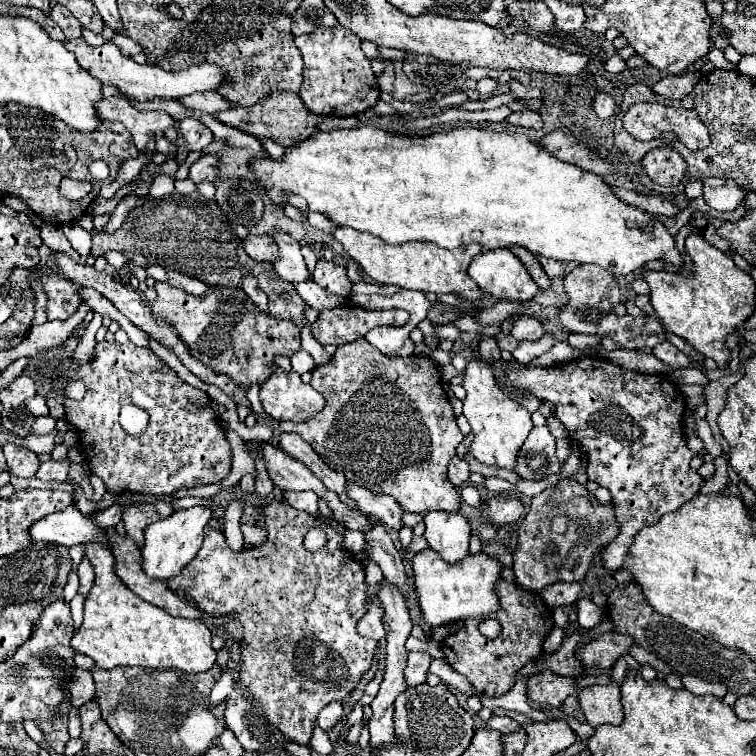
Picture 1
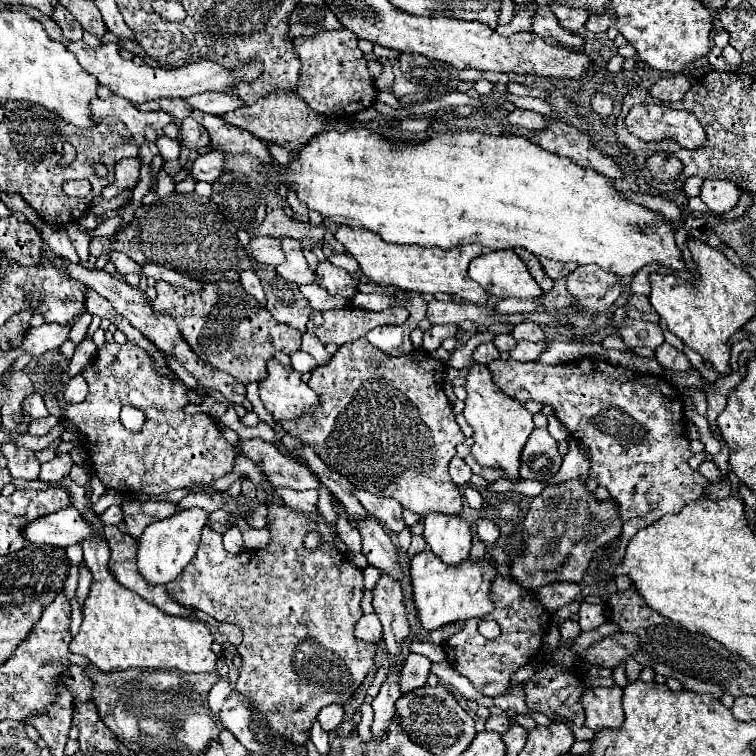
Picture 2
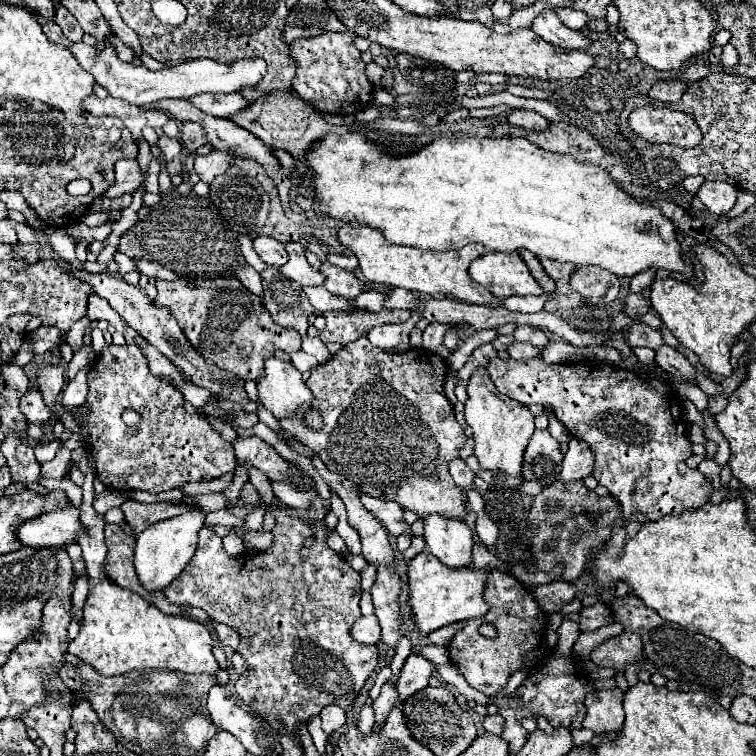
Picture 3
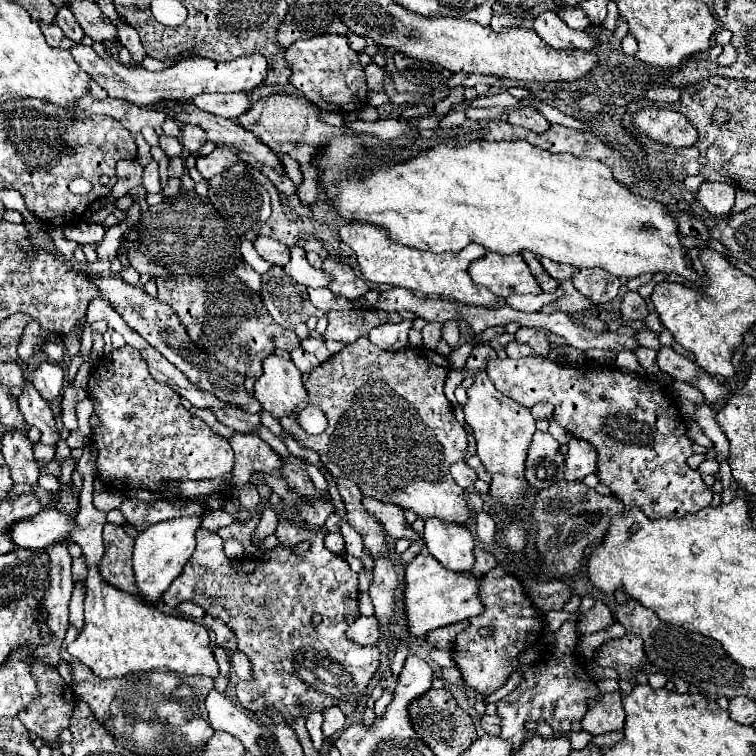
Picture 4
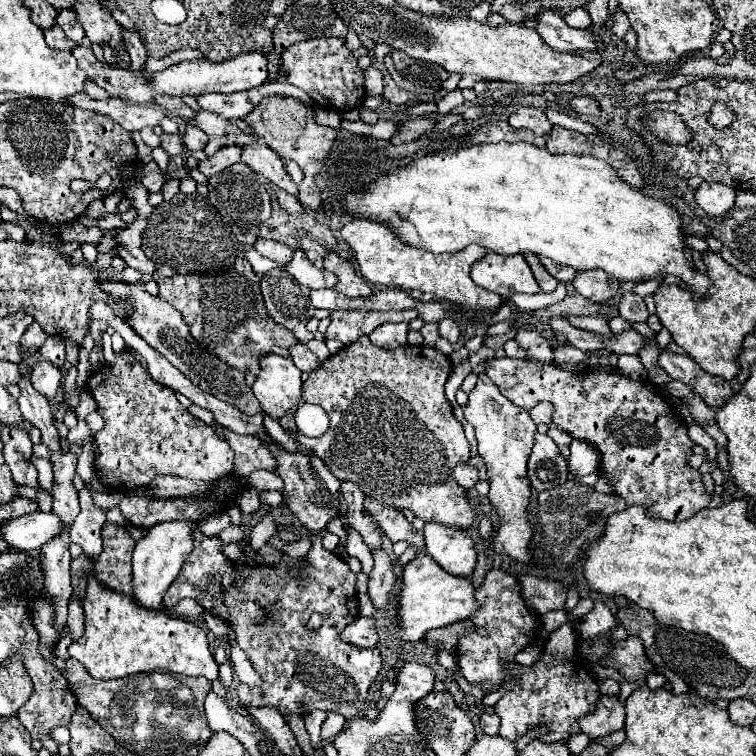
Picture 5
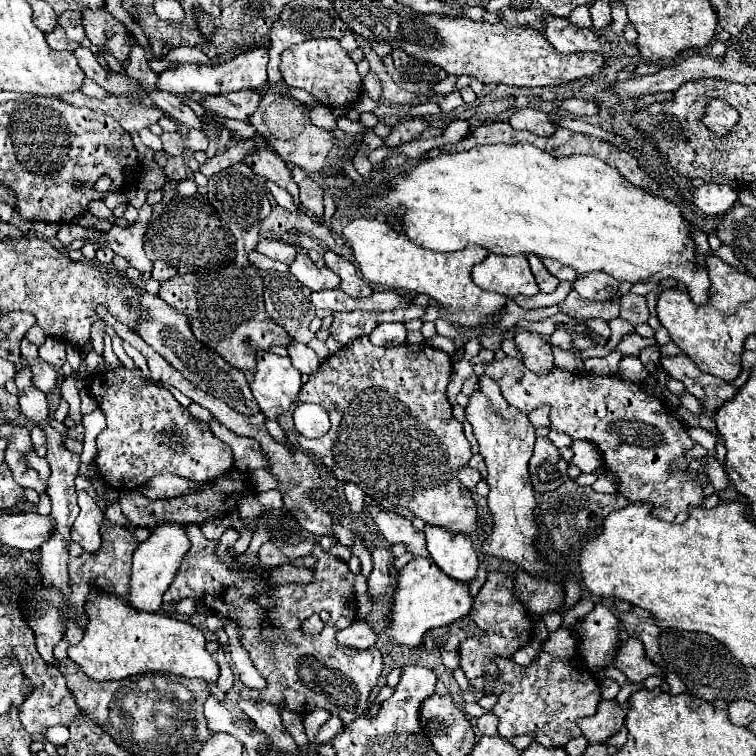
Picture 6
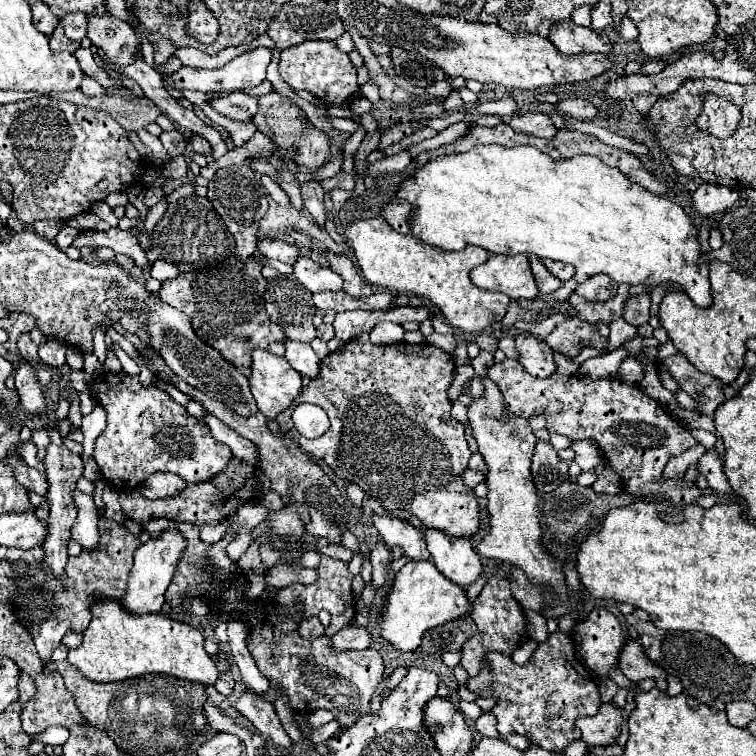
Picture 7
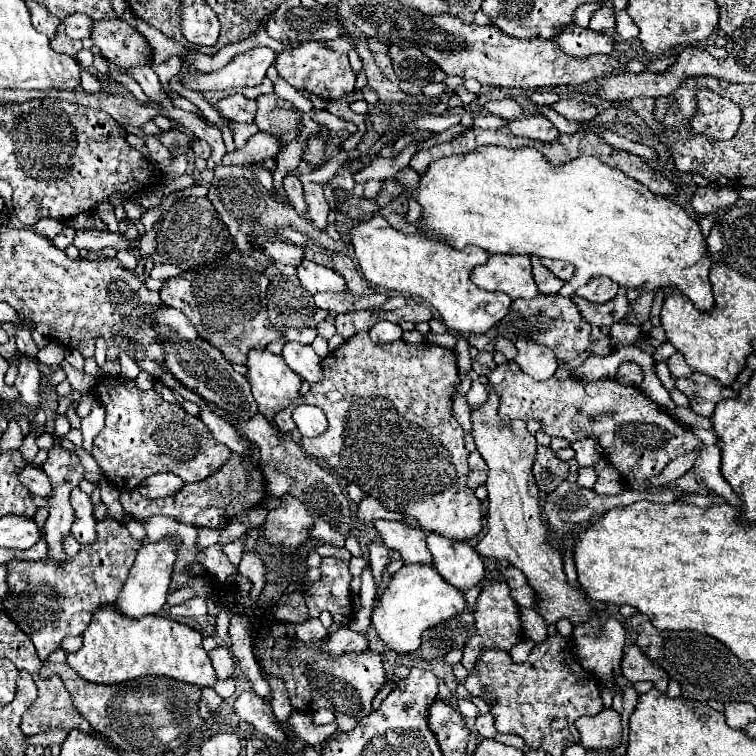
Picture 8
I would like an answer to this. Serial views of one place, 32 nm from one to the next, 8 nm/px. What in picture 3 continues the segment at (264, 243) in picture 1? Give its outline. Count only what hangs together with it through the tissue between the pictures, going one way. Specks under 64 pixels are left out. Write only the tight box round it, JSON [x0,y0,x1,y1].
[252,236,288,266]

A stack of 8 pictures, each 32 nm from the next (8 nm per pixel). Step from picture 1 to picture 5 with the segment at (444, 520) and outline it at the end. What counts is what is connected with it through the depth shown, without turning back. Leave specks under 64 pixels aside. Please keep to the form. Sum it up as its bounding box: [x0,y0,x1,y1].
[424,522,476,578]

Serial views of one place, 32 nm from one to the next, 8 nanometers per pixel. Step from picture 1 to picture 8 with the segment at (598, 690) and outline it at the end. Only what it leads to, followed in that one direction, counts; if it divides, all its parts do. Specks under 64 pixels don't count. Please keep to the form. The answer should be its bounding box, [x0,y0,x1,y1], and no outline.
[576,708,622,750]

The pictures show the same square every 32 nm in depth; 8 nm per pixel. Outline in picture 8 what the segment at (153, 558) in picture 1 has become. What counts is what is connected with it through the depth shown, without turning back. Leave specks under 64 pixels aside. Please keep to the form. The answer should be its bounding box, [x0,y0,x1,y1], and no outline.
[116,536,182,618]

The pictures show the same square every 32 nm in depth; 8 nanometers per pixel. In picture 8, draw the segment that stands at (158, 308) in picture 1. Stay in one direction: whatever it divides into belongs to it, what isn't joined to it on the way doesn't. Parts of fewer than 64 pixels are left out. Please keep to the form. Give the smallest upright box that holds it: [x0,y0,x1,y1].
[160,246,282,364]

